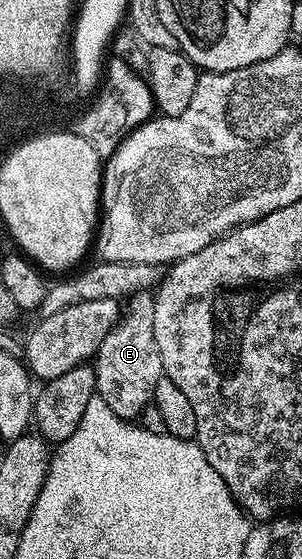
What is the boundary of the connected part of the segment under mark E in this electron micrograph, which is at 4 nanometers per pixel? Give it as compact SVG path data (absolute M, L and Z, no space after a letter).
M139 317L133 318L132 321L120 320L119 324L105 335L104 342L93 358L93 368L98 397L105 399L105 403L109 403L109 407L117 416L124 419L138 418L143 410L152 404L157 383L165 375L161 355L157 351L157 339L153 339L150 320L143 318L142 321Z

